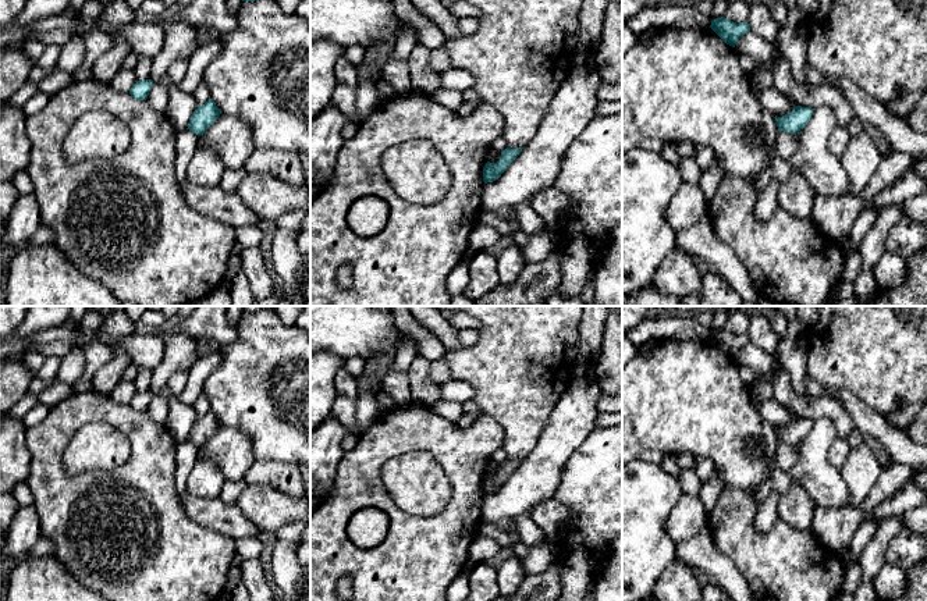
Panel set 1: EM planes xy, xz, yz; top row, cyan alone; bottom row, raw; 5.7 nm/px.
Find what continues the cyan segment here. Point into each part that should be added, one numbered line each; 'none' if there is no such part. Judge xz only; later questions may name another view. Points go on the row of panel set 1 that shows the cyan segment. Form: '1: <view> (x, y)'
none

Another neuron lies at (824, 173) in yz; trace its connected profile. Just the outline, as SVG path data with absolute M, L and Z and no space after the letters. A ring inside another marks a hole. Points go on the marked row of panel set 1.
M816 107L810 121L796 134L799 147L791 159L814 192L825 198L850 193L846 171L839 157L828 149L828 139L837 127L831 107Z

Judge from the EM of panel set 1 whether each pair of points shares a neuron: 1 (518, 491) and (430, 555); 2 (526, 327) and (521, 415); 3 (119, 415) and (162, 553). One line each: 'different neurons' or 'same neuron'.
1: different neurons
2: same neuron
3: same neuron

